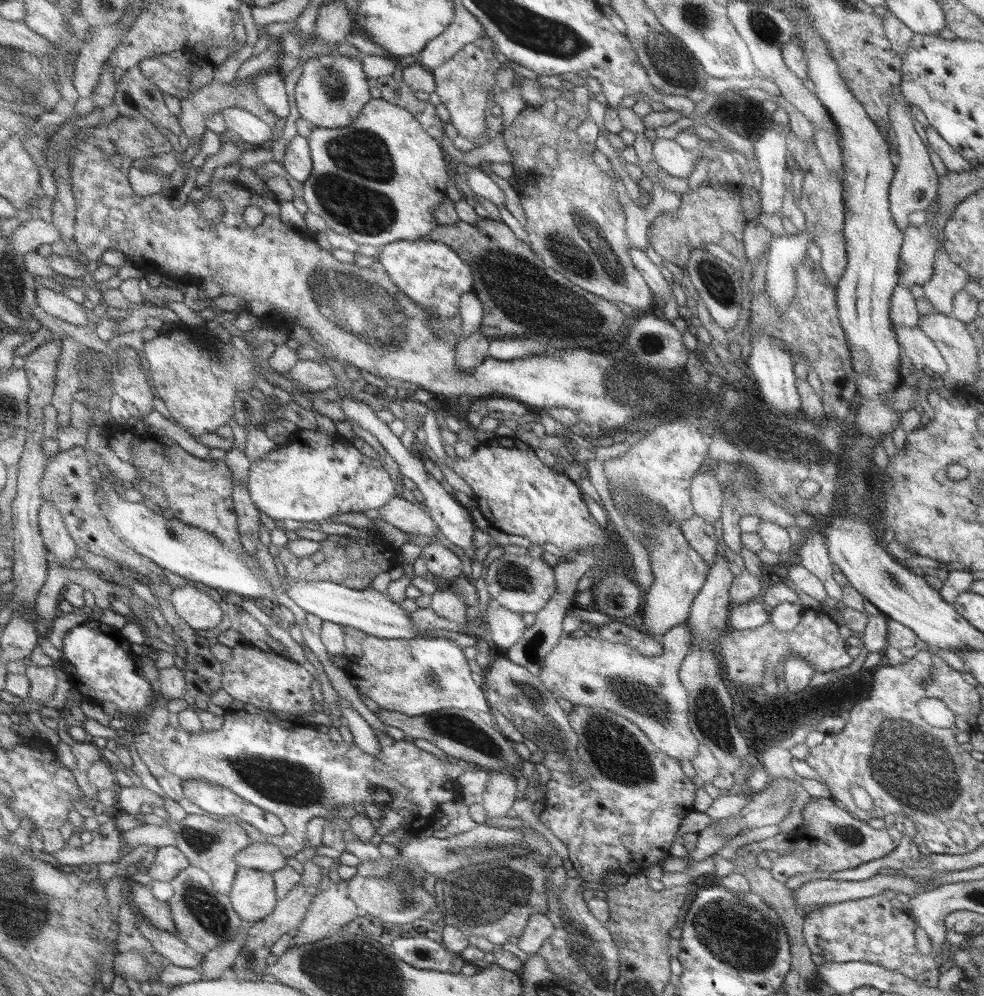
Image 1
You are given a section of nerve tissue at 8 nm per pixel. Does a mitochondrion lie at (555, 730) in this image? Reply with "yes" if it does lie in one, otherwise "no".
yes

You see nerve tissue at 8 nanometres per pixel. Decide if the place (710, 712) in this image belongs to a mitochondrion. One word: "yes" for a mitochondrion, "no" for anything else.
yes

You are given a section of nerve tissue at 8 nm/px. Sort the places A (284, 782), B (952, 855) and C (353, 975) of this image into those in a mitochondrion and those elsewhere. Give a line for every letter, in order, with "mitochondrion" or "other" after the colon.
A: mitochondrion
B: other
C: mitochondrion

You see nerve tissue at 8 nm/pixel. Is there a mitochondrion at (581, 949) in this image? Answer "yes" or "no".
yes

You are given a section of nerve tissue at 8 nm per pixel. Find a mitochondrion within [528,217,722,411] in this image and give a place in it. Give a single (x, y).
(648, 349)

